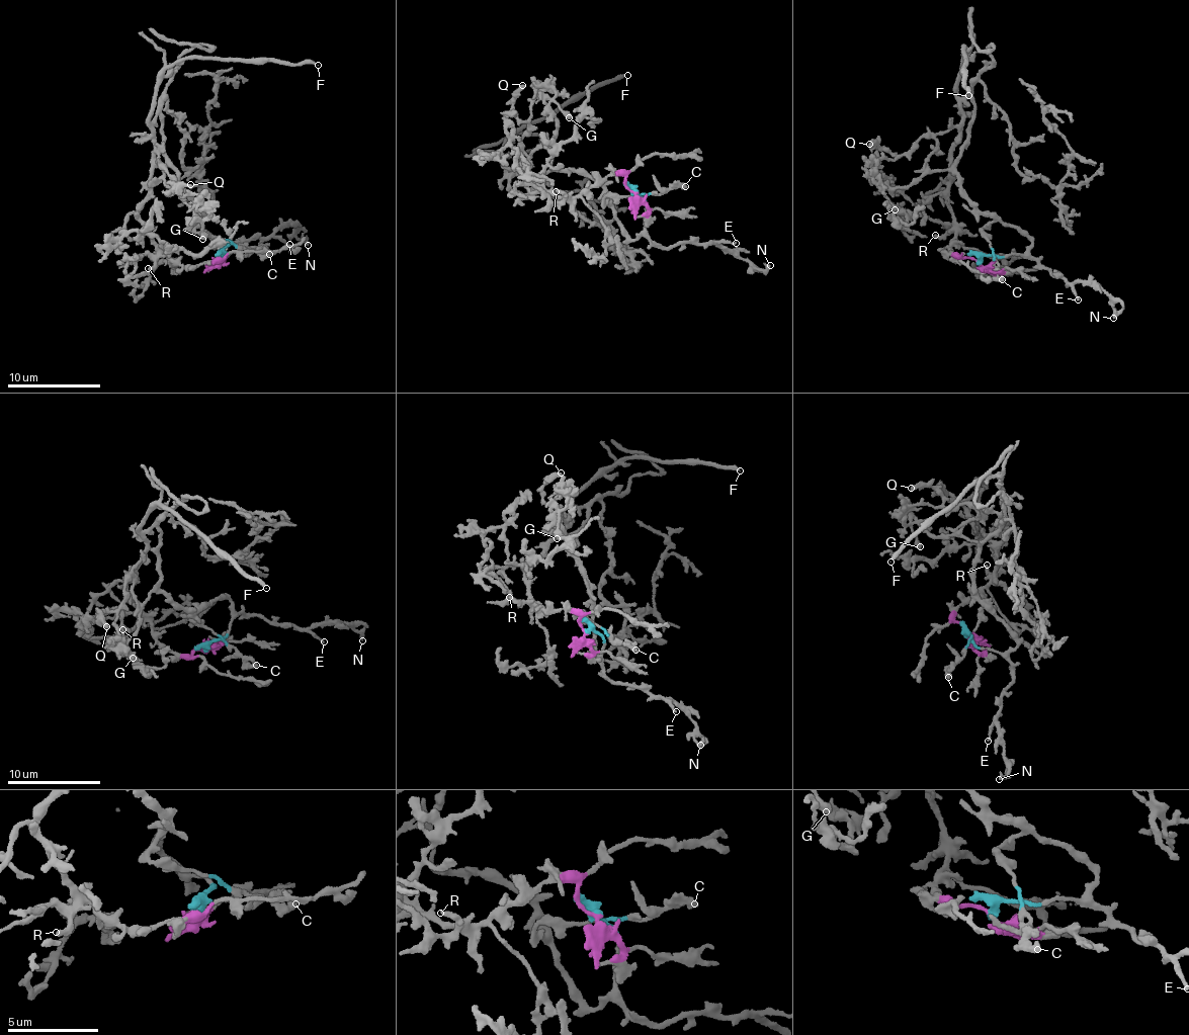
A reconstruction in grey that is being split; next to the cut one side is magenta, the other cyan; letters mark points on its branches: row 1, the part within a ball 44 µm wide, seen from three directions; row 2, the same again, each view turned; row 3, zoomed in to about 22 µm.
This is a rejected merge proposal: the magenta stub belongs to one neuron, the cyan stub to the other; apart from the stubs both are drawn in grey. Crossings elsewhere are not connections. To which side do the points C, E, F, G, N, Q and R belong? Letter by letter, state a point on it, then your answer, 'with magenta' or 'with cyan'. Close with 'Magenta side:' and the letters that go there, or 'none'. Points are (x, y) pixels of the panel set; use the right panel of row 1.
C: place (1002, 279); with cyan
E: place (1078, 299); with cyan
F: place (968, 95); with magenta
G: place (895, 209); with cyan
N: place (1113, 318); with cyan
Q: place (869, 144); with magenta
R: place (935, 235); with magenta
Magenta side: F, Q, R

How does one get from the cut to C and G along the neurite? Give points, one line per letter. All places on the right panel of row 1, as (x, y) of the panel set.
C: (979, 262), (989, 255), (996, 256), (1002, 280)
G: (979, 262), (994, 254), (982, 233), (993, 219), (949, 171), (895, 188), (882, 184), (895, 210)

